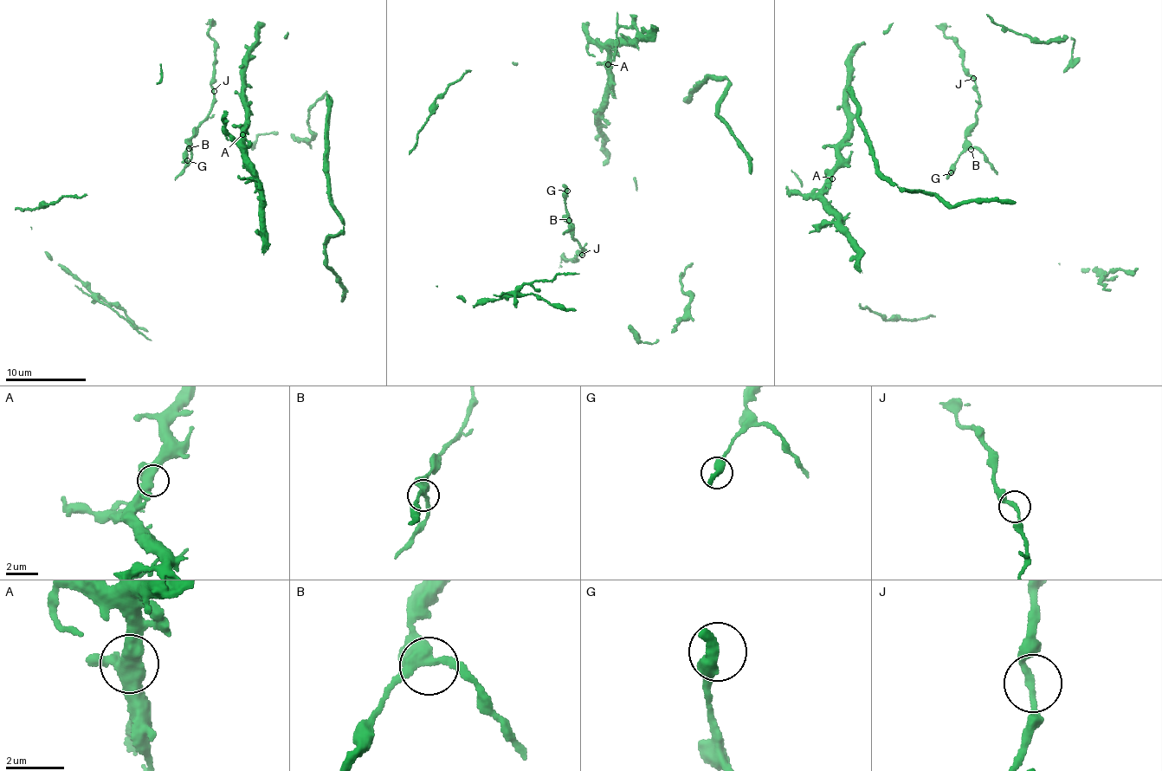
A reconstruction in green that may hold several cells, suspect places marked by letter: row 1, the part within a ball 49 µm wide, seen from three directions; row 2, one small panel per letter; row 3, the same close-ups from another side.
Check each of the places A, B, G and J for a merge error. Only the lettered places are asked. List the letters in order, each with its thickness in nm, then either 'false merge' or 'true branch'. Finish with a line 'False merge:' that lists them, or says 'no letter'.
A: calibre 440 nm; true branch
B: calibre 360 nm; true branch
G: calibre 550 nm; true branch
J: calibre 220 nm; true branch
False merge: no letter

